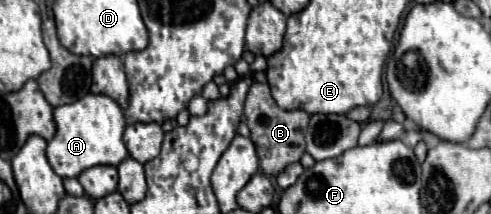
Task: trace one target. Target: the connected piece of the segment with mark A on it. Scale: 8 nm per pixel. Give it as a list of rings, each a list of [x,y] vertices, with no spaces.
[[[86,95],[84,99],[78,99],[76,103],[60,105],[54,109],[54,121],[56,121],[56,135],[52,141],[48,141],[48,161],[52,169],[60,177],[78,177],[84,169],[90,169],[94,165],[120,165],[126,157],[126,145],[122,141],[126,121],[122,107],[110,99],[108,95]]]

